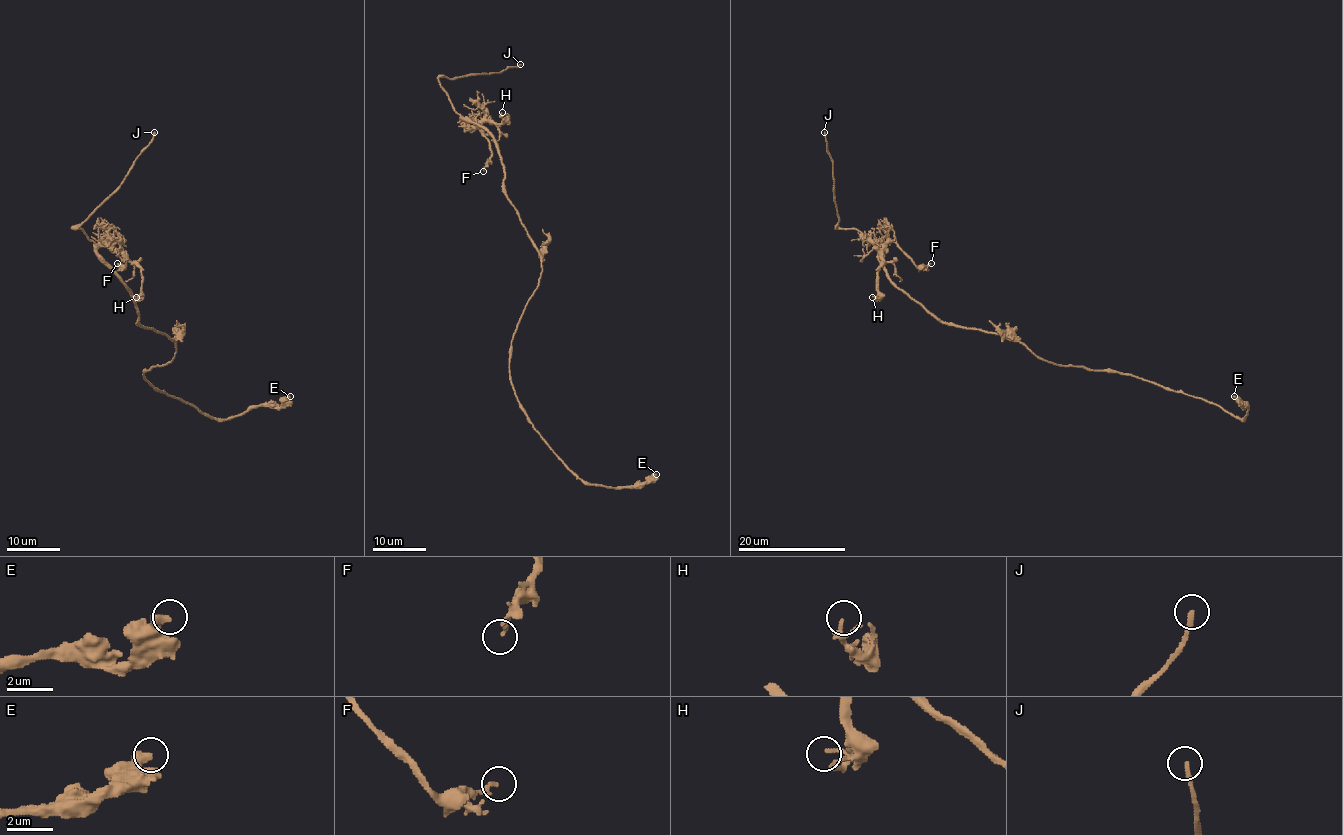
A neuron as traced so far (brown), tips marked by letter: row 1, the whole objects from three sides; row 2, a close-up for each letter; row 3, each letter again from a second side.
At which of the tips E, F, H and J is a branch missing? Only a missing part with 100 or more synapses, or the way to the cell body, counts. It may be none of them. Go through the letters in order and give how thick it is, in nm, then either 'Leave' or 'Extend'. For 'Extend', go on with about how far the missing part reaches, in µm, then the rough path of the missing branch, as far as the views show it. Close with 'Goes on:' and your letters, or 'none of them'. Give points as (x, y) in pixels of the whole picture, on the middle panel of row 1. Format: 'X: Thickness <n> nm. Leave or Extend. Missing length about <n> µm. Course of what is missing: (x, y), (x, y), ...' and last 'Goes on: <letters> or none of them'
E: Thickness 380 nm. Leave
F: Thickness 170 nm. Leave
H: Thickness 160 nm. Leave
J: Thickness 180 nm. Extend. Missing length about 15 µm. Course of what is missing: (520, 64), (539, 64), (539, 57)
Goes on: J

